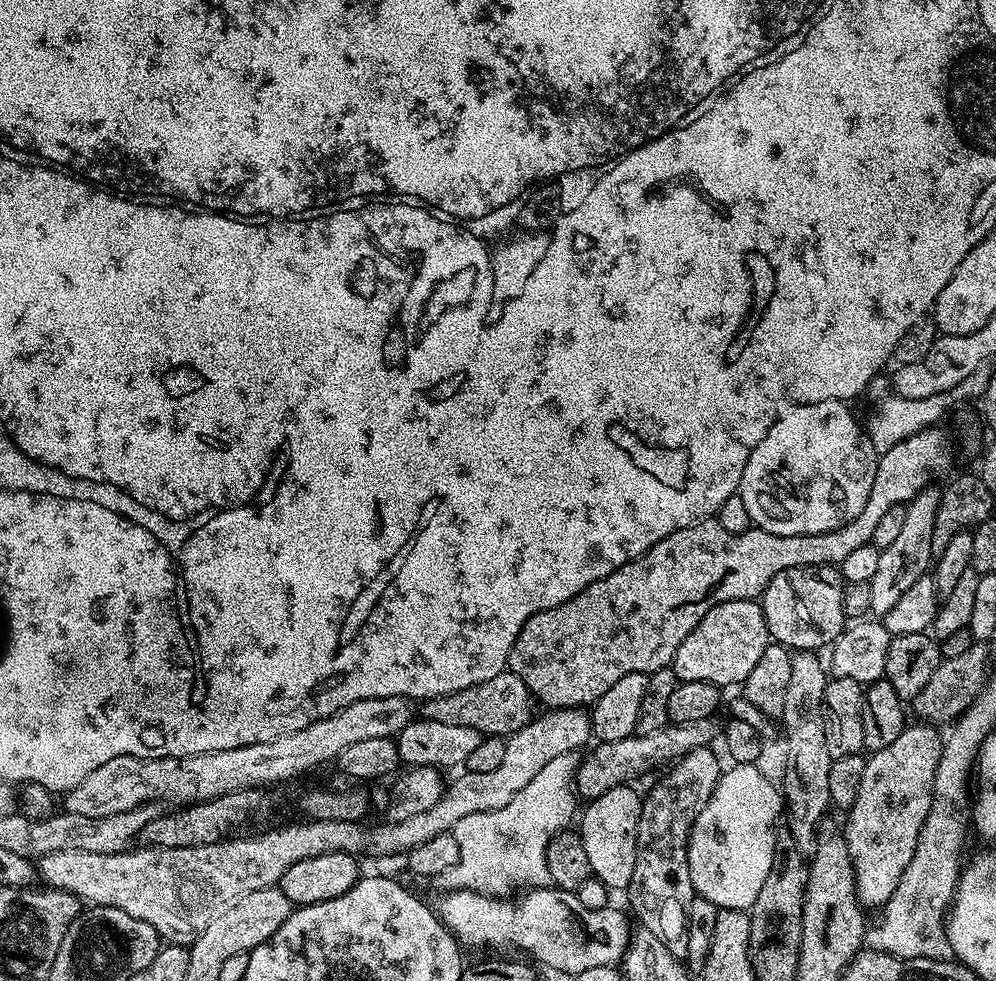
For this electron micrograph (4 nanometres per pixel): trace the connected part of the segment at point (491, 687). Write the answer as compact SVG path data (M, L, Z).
M505 670L486 682L475 684L466 690L458 690L451 696L435 696L433 700L423 701L418 712L425 720L470 726L484 736L507 738L533 720L532 704L534 705L534 697L526 682L522 682L522 678L518 678L513 672Z

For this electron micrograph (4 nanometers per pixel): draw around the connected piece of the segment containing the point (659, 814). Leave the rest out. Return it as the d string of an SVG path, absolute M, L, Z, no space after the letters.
M711 747L692 749L683 757L676 760L665 771L664 777L649 790L643 797L641 806L640 821L637 824L637 858L634 861L633 877L626 889L628 904L632 907L631 915L637 916L639 927L650 930L662 946L674 954L674 958L681 962L687 961L686 938L688 937L688 911L694 899L692 883L690 882L690 862L688 861L688 839L692 833L694 822L698 814L710 802L710 794L714 794L716 783L722 775L720 760L712 753Z

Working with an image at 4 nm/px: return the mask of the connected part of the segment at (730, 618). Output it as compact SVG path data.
M735 600L714 606L686 634L686 642L678 646L676 656L670 665L677 681L710 682L717 686L724 684L743 685L744 679L754 670L762 650L770 643L763 607L756 600Z

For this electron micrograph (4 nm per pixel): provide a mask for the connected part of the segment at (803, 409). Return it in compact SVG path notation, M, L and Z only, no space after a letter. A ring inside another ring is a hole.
M842 400L795 405L780 413L766 438L754 446L740 479L738 494L742 502L746 502L746 510L750 510L753 525L761 532L779 536L822 534L838 530L862 514L862 506L866 506L874 486L878 453L861 421L859 424L848 408L851 407Z

